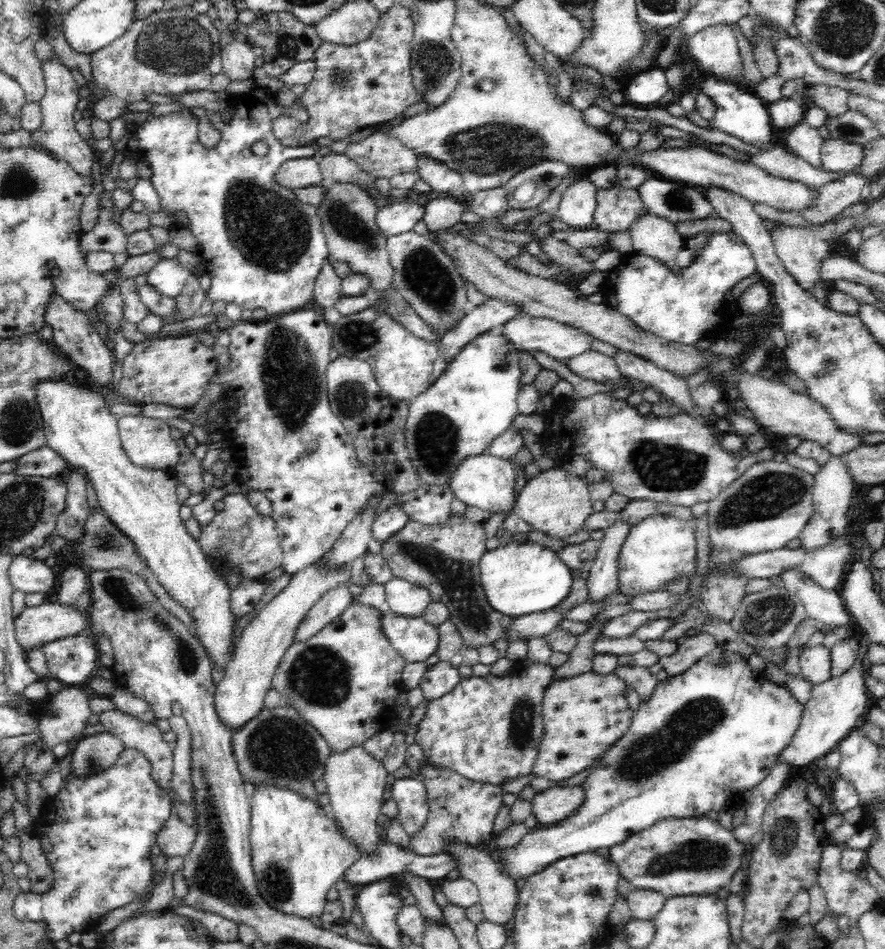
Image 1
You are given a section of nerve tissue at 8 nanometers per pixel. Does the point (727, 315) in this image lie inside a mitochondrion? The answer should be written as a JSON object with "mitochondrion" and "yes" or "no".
{"mitochondrion":"no"}

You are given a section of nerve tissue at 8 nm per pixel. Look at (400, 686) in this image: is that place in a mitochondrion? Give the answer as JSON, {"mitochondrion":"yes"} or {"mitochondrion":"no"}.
{"mitochondrion":"no"}

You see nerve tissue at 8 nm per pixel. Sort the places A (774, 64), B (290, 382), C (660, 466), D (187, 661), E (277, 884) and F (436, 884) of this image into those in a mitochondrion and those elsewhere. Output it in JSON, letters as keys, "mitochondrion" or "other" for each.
{"A":"other","B":"mitochondrion","C":"mitochondrion","D":"mitochondrion","E":"mitochondrion","F":"other"}

